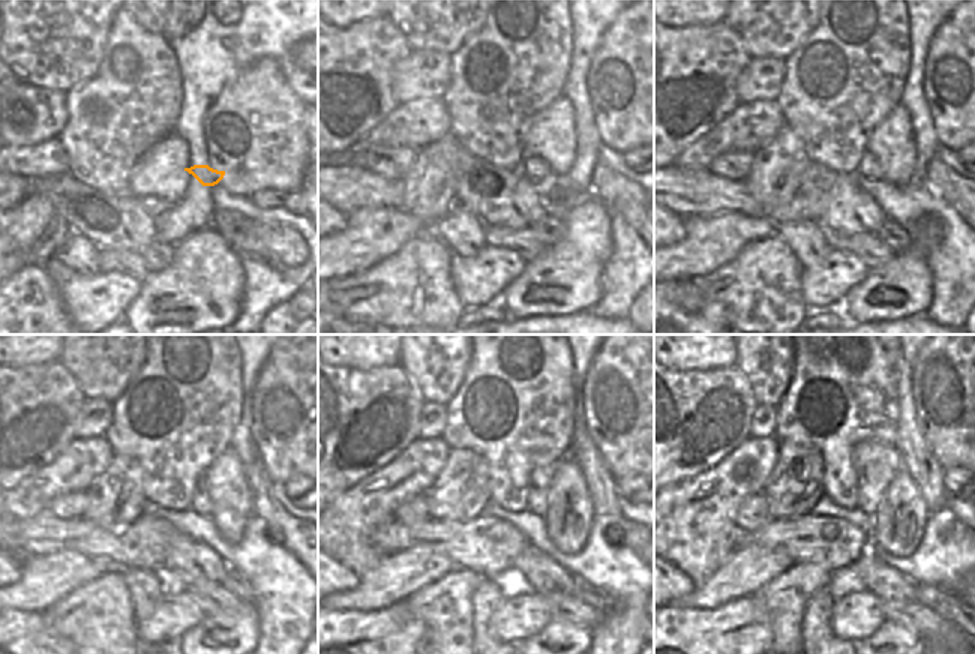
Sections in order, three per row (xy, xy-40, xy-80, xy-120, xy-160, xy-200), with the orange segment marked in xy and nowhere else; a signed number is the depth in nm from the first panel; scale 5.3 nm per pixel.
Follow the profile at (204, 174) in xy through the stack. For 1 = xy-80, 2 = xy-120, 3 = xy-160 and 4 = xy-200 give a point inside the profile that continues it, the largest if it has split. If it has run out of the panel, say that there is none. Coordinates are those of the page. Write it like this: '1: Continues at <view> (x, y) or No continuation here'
1: Continues at xy-80 (869, 167)
2: Continues at xy-120 (201, 504)
3: Continues at xy-160 (539, 483)
4: Continues at xy-200 (876, 465)

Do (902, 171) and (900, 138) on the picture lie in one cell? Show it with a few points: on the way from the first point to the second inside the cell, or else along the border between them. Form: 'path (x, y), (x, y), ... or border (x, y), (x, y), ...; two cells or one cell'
path (900, 164), (900, 146); one cell

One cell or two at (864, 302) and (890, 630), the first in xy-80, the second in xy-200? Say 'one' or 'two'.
one

